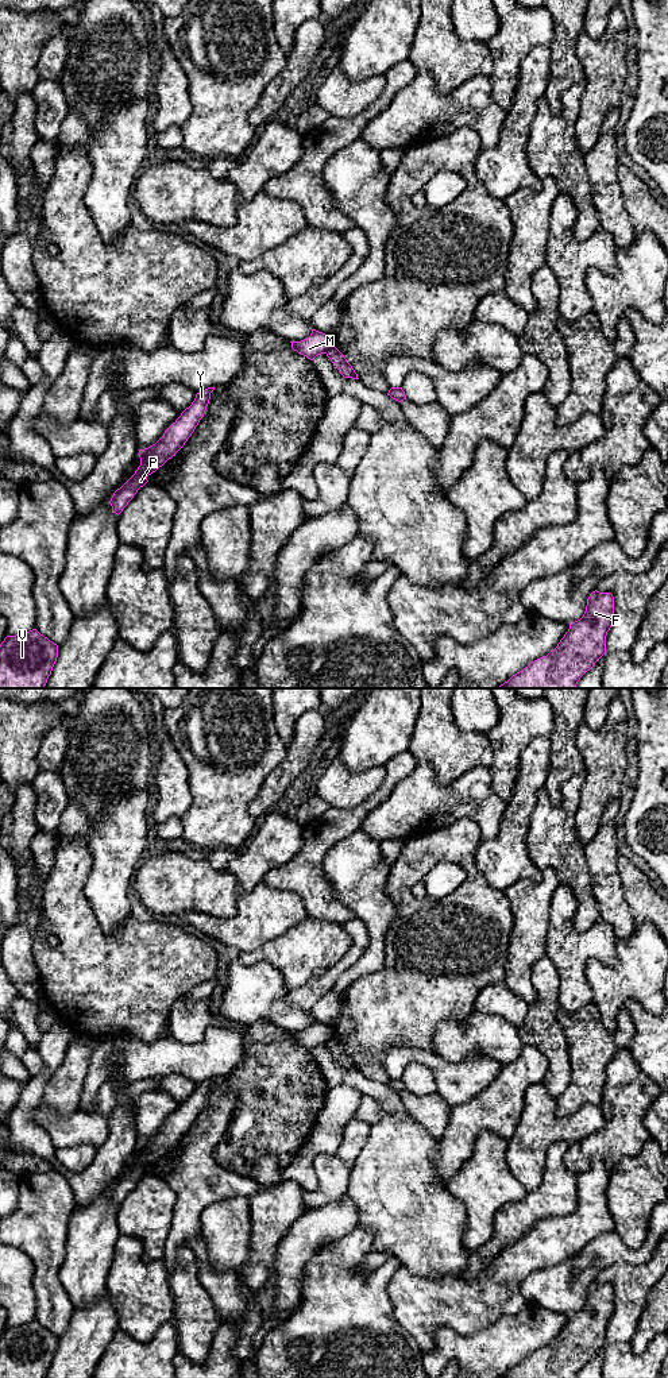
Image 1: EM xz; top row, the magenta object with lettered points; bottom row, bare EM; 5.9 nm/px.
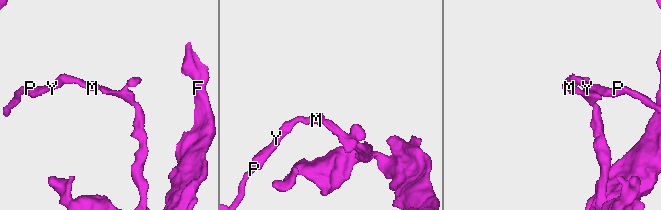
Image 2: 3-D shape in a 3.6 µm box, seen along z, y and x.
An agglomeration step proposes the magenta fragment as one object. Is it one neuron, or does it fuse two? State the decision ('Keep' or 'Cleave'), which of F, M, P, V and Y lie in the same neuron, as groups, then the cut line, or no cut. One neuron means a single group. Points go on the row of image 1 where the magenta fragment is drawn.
Cleave. Groups: F / M P V Y. Split along xz (334, 346), (325, 352)

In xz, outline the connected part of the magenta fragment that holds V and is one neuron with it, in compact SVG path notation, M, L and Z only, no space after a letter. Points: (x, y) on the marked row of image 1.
M36 629L7 636L0 644L0 688L45 688L58 645Z

